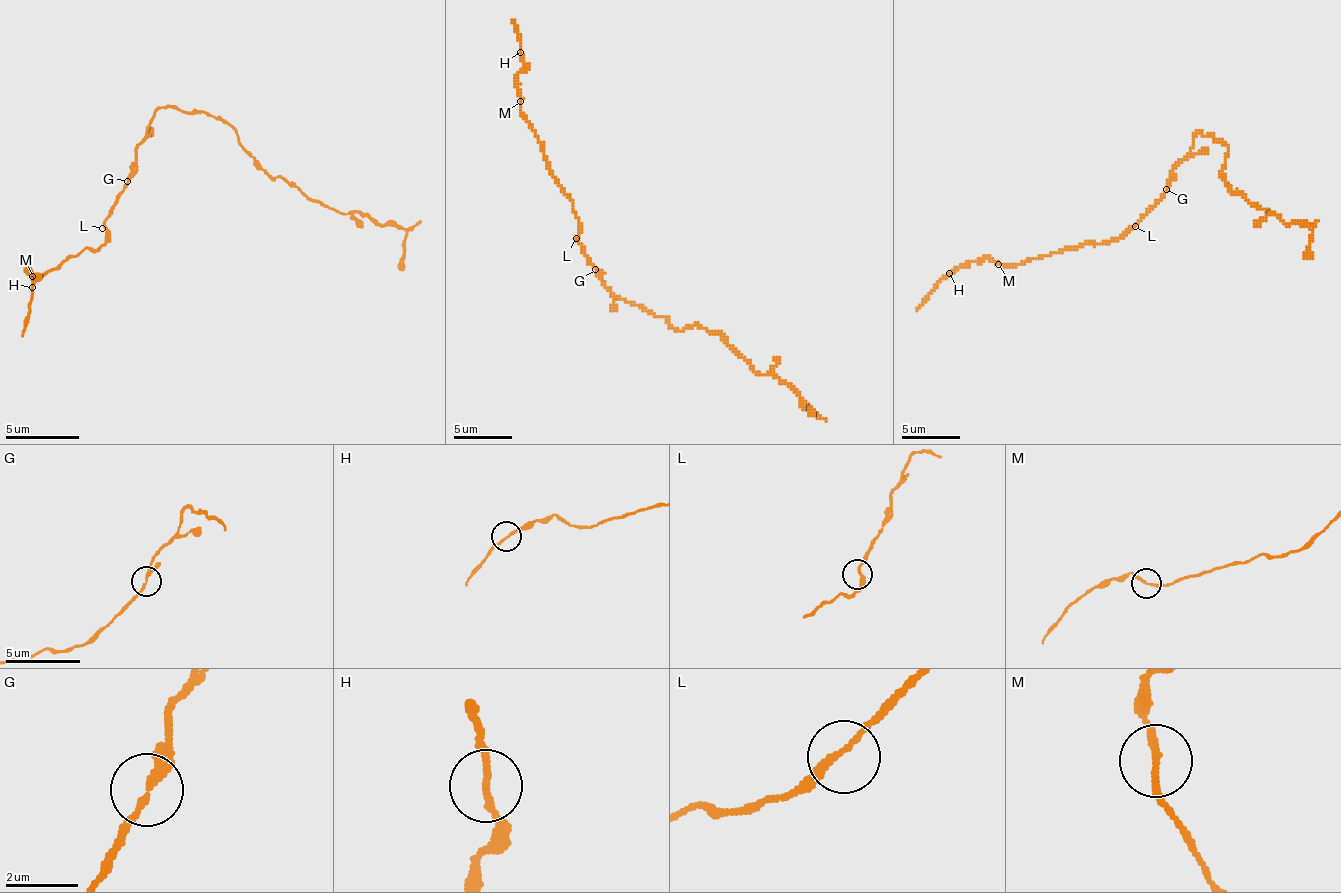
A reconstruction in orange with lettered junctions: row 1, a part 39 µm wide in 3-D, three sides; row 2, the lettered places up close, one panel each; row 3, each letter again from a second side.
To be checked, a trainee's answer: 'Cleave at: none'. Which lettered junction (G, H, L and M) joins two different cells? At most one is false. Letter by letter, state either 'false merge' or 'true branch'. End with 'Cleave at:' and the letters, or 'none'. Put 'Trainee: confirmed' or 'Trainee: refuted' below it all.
G: false merge
H: true branch
L: true branch
M: true branch
Cleave at: G
Trainee: refuted

